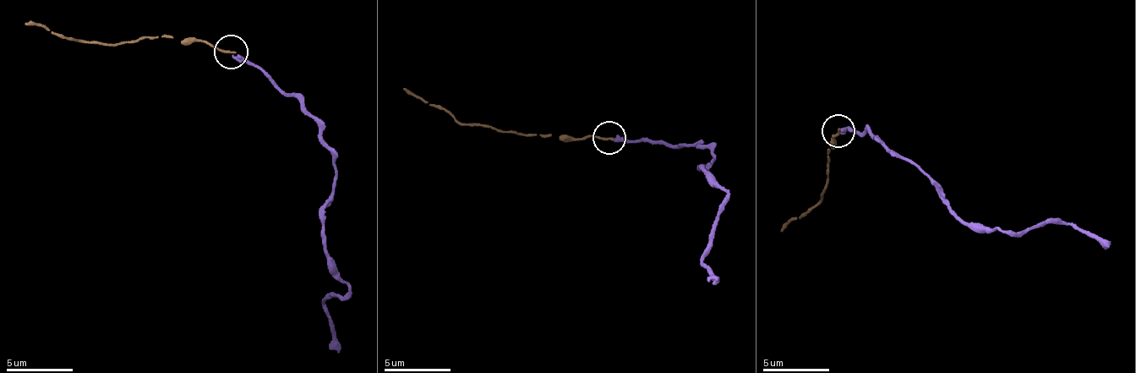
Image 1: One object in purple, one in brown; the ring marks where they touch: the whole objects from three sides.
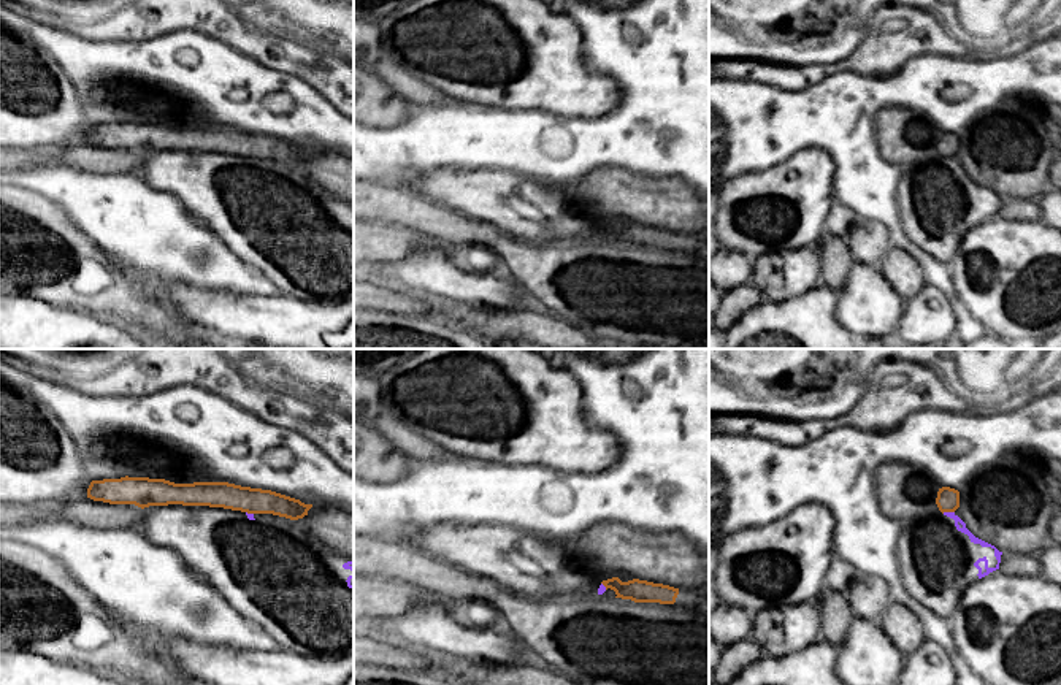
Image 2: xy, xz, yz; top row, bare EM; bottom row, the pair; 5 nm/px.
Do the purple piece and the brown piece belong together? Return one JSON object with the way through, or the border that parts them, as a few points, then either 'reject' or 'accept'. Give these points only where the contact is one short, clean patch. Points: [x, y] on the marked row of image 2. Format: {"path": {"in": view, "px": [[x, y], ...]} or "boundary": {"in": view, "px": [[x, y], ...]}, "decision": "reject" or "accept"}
{"boundary": {"in": "yz", "px": [[953, 511], [942, 512]]}, "decision": "reject"}

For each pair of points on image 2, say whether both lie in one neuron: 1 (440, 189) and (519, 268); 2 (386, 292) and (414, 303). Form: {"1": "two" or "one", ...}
{"1": "two", "2": "one"}

